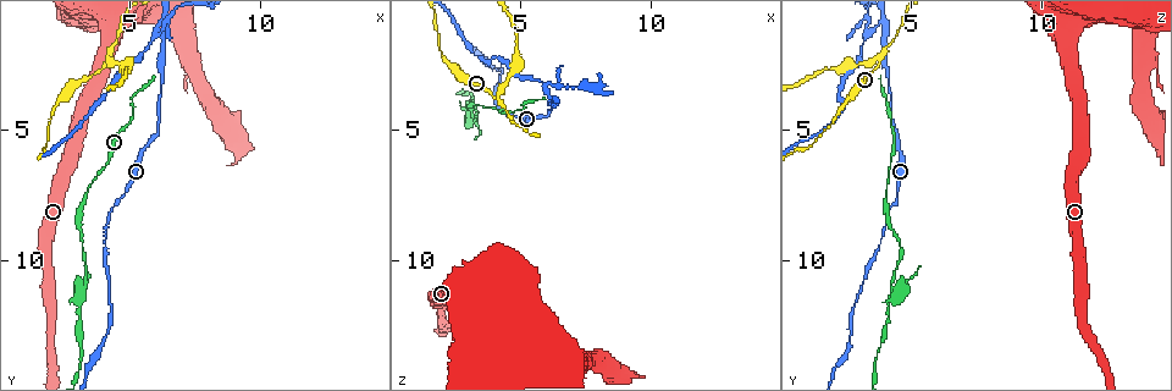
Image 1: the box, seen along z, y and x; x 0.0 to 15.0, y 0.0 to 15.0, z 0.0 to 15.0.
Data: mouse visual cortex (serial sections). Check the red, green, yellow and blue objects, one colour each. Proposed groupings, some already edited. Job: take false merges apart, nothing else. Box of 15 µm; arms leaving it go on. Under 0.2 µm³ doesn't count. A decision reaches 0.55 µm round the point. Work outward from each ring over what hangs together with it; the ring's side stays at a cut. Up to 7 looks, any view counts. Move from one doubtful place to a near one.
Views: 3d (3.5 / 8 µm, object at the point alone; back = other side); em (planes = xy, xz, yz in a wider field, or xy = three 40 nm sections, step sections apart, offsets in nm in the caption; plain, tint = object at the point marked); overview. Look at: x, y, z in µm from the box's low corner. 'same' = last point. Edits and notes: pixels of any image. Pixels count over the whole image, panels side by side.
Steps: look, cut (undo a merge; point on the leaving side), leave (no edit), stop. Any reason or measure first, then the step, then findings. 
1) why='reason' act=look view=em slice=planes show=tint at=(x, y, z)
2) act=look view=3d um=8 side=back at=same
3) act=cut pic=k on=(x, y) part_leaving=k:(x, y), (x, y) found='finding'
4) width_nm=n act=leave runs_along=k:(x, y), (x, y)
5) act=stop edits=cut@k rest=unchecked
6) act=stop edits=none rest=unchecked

why='branch point' act=look view=3d um=3.5 side=back at=(5.9, 1.3, 3.4)

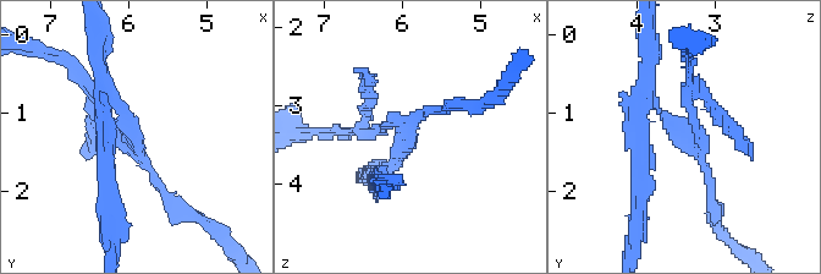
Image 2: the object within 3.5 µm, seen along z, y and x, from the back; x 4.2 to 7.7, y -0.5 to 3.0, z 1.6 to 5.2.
arms=3 arm_widths_nm=150,150,150 why='now the EM' act=look view=em slice=xy step=1 show=tint at=(5.90, 1.35, 3.35)

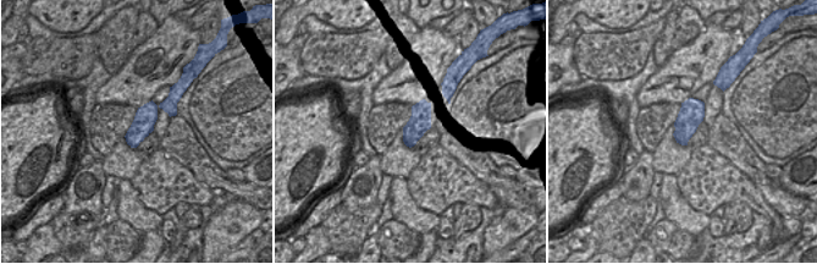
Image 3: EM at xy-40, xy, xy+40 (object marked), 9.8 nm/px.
act=cut pic=2 on=(718, 111) found='two cells meet here'

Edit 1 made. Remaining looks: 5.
act=look view=overview

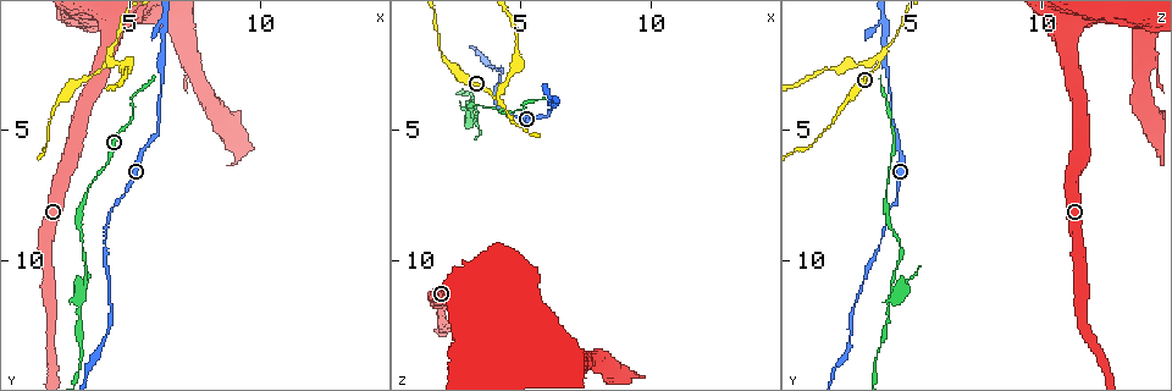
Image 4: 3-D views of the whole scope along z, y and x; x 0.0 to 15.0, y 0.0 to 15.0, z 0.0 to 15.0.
why='sharp bend' act=look view=3d um=3.5 at=(4.0, 2.2, 3.8)

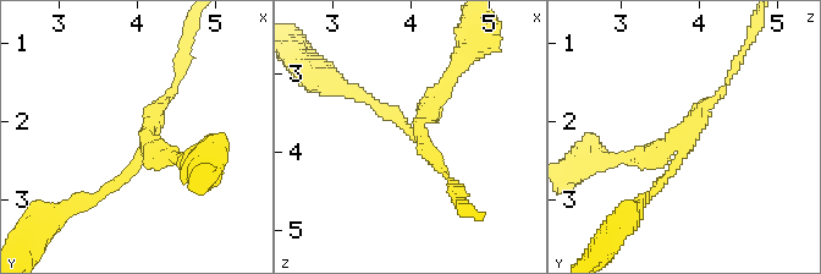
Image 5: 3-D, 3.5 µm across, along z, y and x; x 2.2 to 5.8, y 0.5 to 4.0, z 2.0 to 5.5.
arms=3 arm_widths_nm=150,150,200 act=look view=em slice=xy step=3 show=tint at=(4.10, 2.30, 3.75)

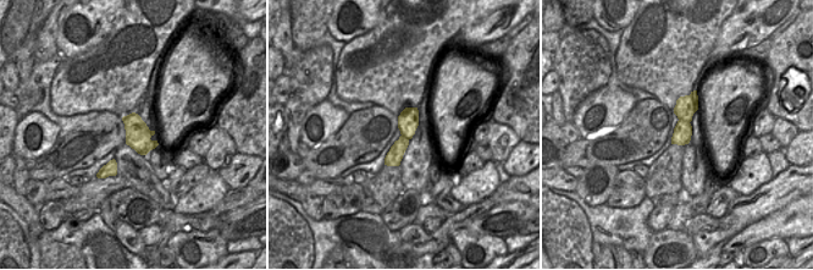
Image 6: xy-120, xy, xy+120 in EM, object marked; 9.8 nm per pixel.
width_nm=220 act=cut pic=5 on=(158, 163) part_leaving=5:(144, 143), (155, 158), (204, 162) found='two cells meet here'

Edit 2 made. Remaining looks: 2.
act=stop edits=cut@2,cut@5 rest=unchecked

